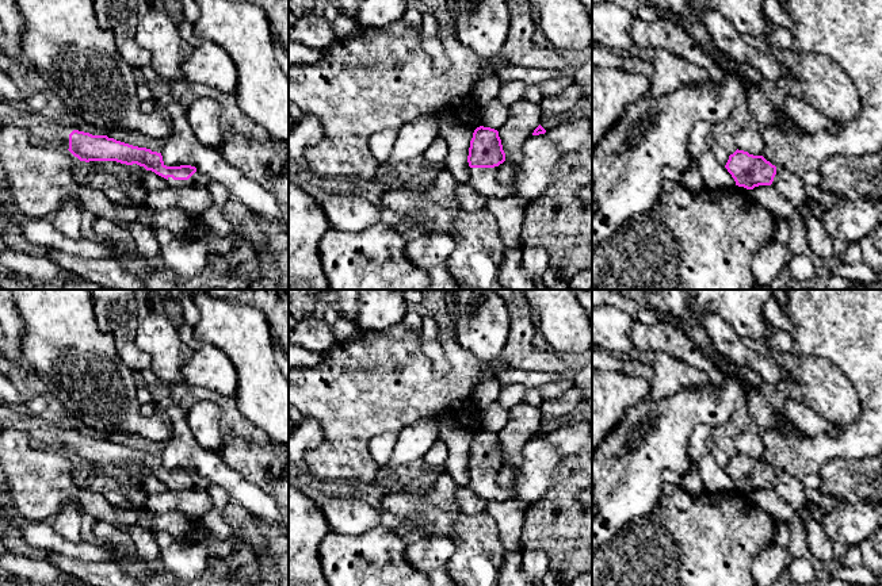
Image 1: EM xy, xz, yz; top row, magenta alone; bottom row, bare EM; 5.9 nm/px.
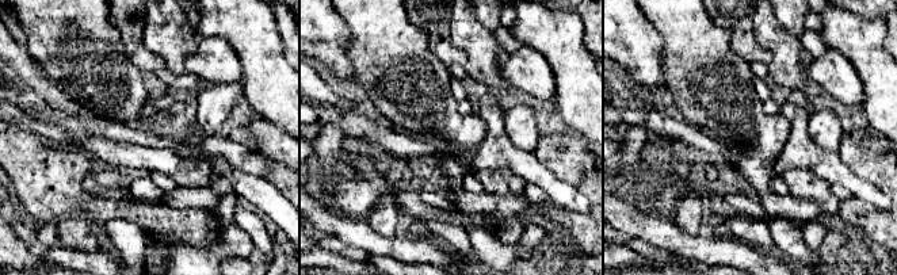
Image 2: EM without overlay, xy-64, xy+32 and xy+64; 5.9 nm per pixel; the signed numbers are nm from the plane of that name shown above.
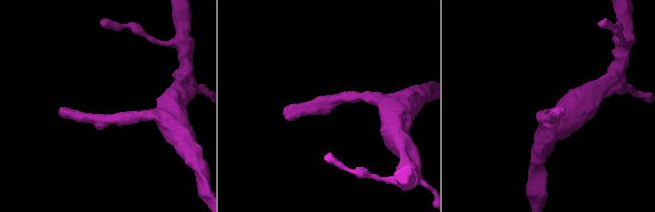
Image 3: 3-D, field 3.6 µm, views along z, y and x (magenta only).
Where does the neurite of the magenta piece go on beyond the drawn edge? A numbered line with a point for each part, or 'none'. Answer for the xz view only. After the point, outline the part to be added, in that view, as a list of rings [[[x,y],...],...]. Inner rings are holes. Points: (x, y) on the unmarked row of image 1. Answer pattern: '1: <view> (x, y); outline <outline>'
1: xz (496, 485); outline [[[507,463],[495,471],[471,471],[470,487],[489,502],[509,502],[512,499],[513,476],[513,467]]]

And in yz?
1: yz (791, 489); outline [[[776,471],[772,489],[791,506],[805,524],[809,549],[828,568],[837,562],[837,549],[826,537],[821,522],[818,522],[807,508],[803,482],[786,472]]]

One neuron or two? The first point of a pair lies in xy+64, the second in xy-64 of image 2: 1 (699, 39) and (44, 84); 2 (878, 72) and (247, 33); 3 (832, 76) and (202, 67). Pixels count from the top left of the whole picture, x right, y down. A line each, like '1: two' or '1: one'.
1: two
2: one
3: one

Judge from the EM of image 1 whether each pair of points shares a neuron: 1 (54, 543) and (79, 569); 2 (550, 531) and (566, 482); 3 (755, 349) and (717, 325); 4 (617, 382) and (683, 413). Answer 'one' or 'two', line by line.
1: two
2: one
3: one
4: two

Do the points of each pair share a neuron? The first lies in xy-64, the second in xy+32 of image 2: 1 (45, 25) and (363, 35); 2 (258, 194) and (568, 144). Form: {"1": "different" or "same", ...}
{"1": "same", "2": "different"}

